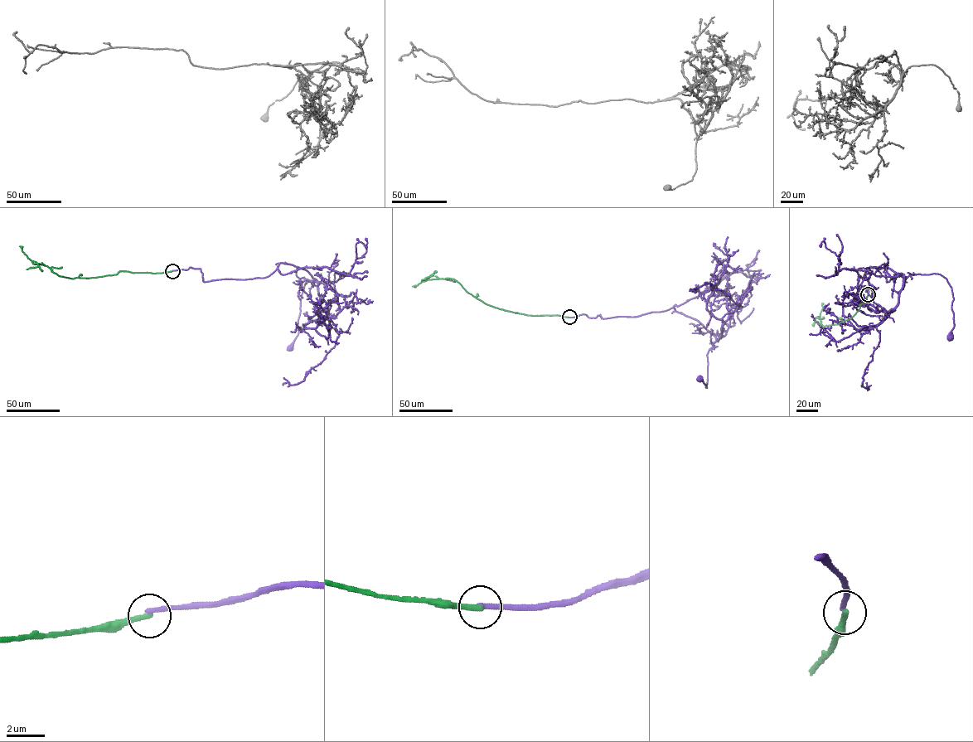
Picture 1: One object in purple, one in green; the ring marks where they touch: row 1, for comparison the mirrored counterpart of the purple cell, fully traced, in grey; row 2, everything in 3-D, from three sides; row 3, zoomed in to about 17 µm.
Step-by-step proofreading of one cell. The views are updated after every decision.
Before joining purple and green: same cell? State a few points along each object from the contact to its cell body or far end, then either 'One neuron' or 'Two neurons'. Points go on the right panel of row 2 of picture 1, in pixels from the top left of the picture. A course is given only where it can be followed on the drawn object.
Course of purple: (868, 294), (870, 287), (873, 298), (870, 267), (904, 278), (941, 274), (953, 299), (950, 337). Course of green: (868, 294), (849, 319), (823, 326), (818, 317), (815, 321), (820, 325). Two neurons

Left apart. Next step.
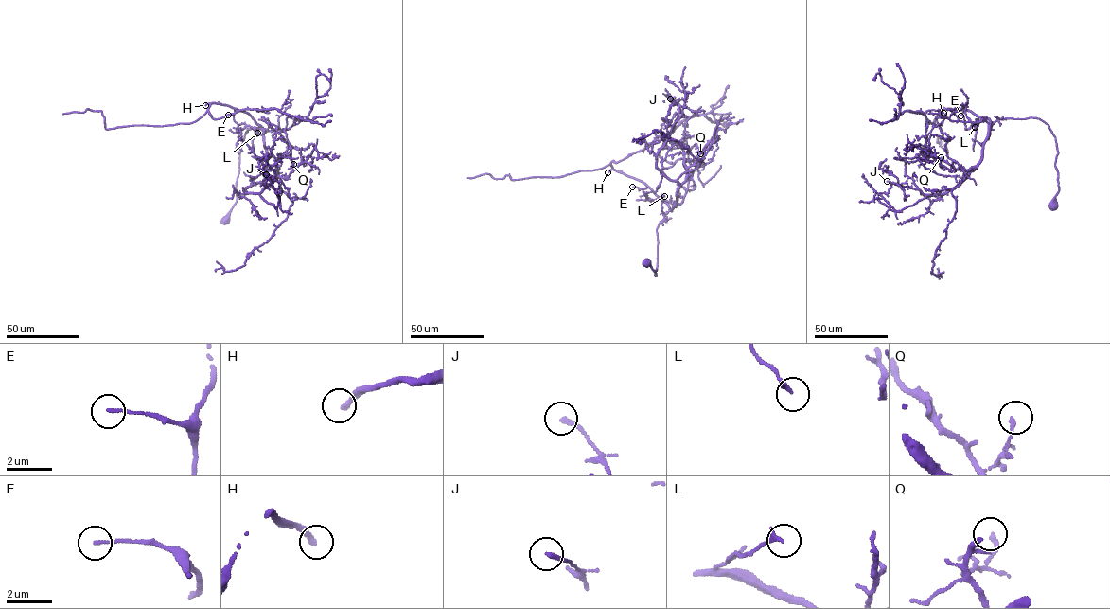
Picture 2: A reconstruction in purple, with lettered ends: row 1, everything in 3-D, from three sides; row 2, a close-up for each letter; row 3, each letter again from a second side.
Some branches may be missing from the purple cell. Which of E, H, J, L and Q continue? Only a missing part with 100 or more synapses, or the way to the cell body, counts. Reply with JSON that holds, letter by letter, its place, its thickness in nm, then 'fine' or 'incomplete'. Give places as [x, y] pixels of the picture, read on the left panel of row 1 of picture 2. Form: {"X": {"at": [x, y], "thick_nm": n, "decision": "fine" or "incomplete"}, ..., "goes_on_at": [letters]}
{"E": {"at": [228, 115], "thick_nm": 120, "decision": "fine"}, "H": {"at": [205, 105], "thick_nm": 240, "decision": "incomplete"}, "J": {"at": [266, 174], "thick_nm": 190, "decision": "fine"}, "L": {"at": [257, 133], "thick_nm": 190, "decision": "fine"}, "Q": {"at": [293, 164], "thick_nm": 190, "decision": "fine"}, "goes_on_at": ["H"]}

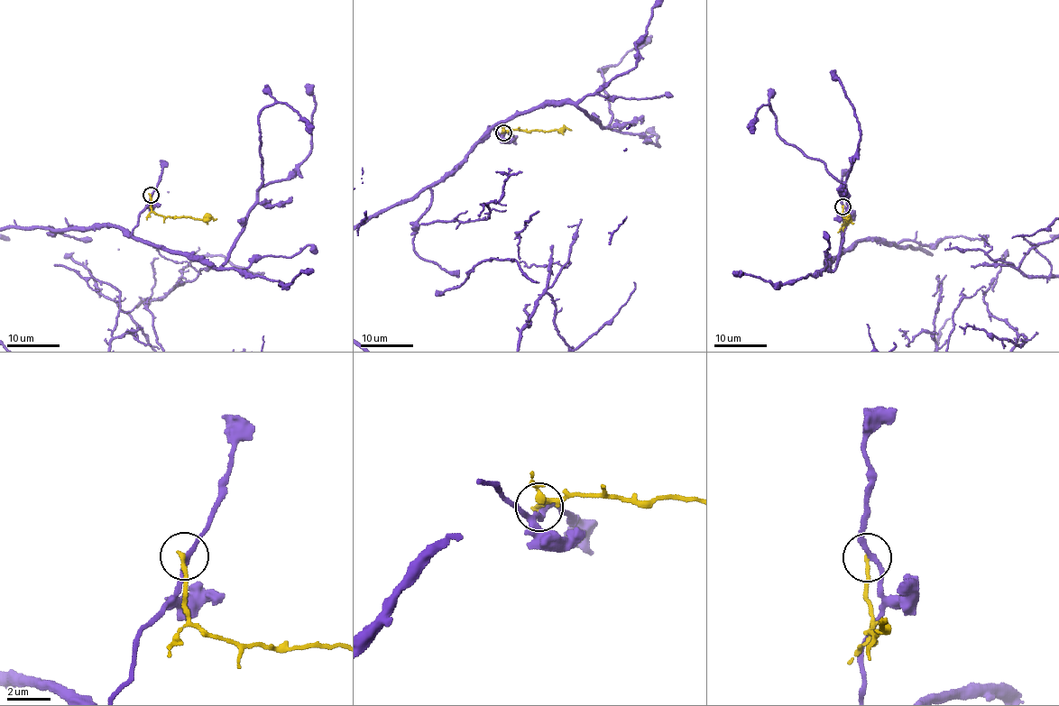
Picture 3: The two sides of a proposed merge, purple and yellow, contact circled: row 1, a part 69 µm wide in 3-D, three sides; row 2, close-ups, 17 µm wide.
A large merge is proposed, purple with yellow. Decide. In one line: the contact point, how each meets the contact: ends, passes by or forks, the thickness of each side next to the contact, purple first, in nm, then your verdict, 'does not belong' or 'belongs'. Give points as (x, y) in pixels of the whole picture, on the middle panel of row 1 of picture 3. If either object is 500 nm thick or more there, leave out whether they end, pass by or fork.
at (503, 132); purple passes by; yellow ends there; 240 nm thick on the purple side, 220 nm on the other; does not belong

